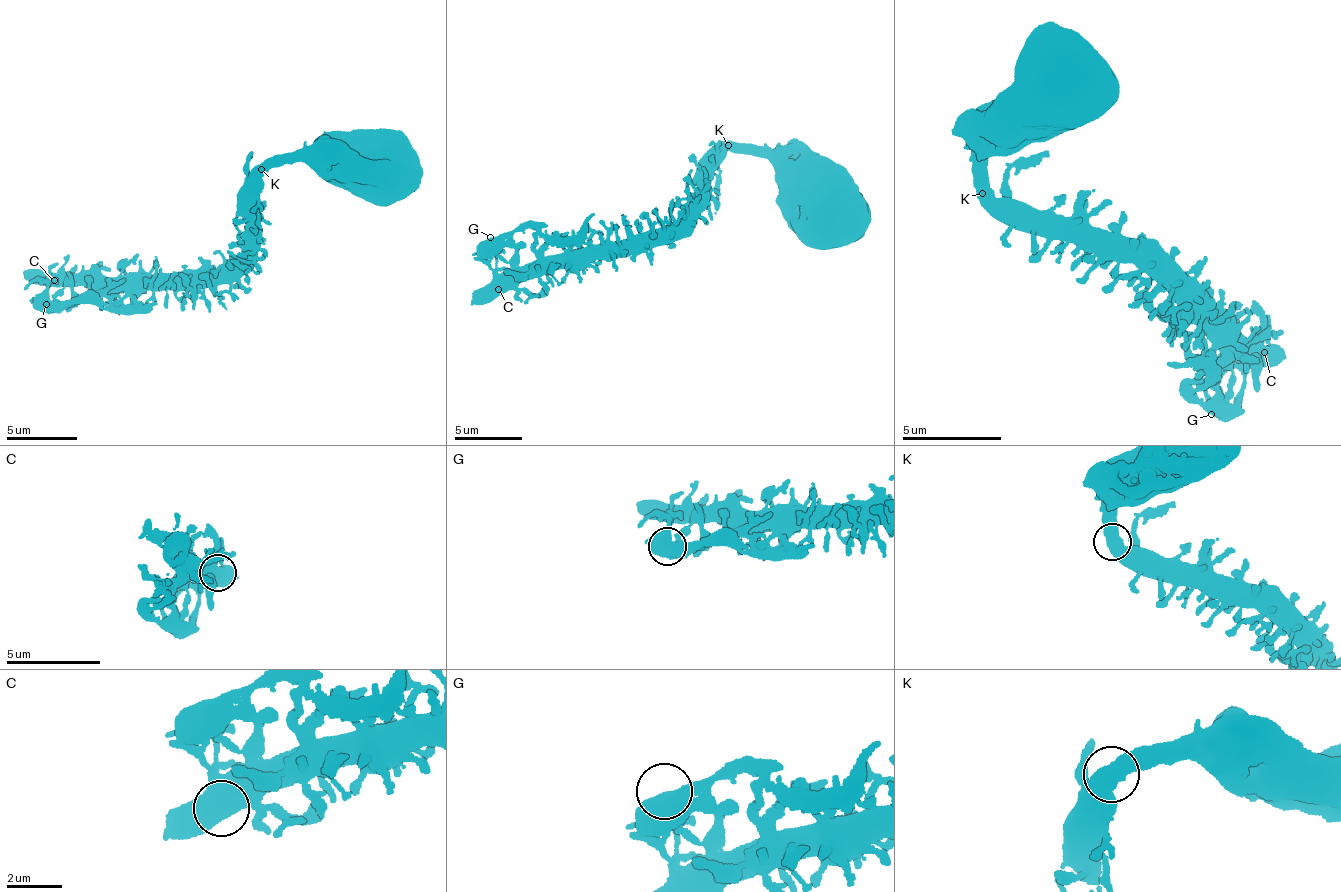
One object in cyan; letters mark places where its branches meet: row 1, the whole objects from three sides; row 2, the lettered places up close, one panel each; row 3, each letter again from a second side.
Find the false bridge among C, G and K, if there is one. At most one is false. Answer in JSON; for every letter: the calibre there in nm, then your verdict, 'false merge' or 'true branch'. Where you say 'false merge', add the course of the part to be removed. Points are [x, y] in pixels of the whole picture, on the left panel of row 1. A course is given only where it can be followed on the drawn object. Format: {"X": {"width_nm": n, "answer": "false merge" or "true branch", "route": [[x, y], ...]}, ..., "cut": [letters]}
{"C": {"width_nm": 600, "answer": "true branch"}, "G": {"width_nm": 600, "answer": "true branch"}, "K": {"width_nm": 600, "answer": "true branch"}, "cut": []}

